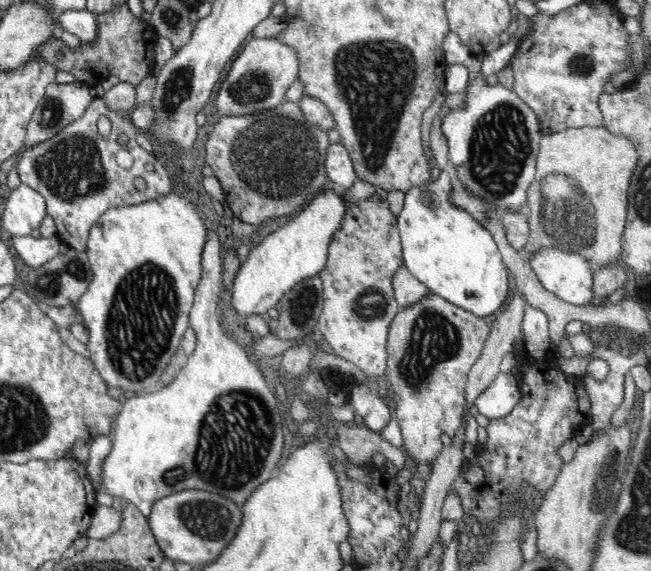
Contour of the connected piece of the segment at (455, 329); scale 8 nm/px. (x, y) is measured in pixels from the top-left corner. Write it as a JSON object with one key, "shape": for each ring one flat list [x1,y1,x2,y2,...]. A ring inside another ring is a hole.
{"shape":[[426,294,420,302,412,304,410,308,402,308,402,312,396,314,392,320,388,344,390,344,390,364,388,364,388,380,394,388,394,402,392,402,392,418,396,418,402,426,402,442,404,442,404,452,408,458,418,462,418,478,414,478,414,490,416,496,422,496,422,490,426,486,426,480,430,480,432,474,432,464,442,452,442,448,448,444,446,440,454,438,458,428,462,426,462,408,466,406,464,394,466,394,466,384,468,384,468,374,470,370,478,364,482,358,484,346,488,342,488,336,492,328,478,316,450,304,448,300,436,296,436,294]]}

